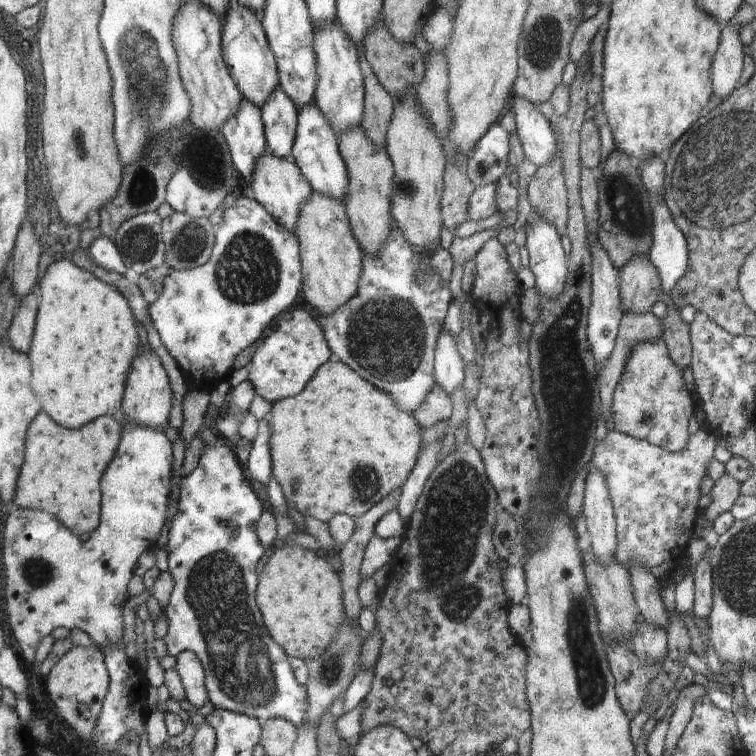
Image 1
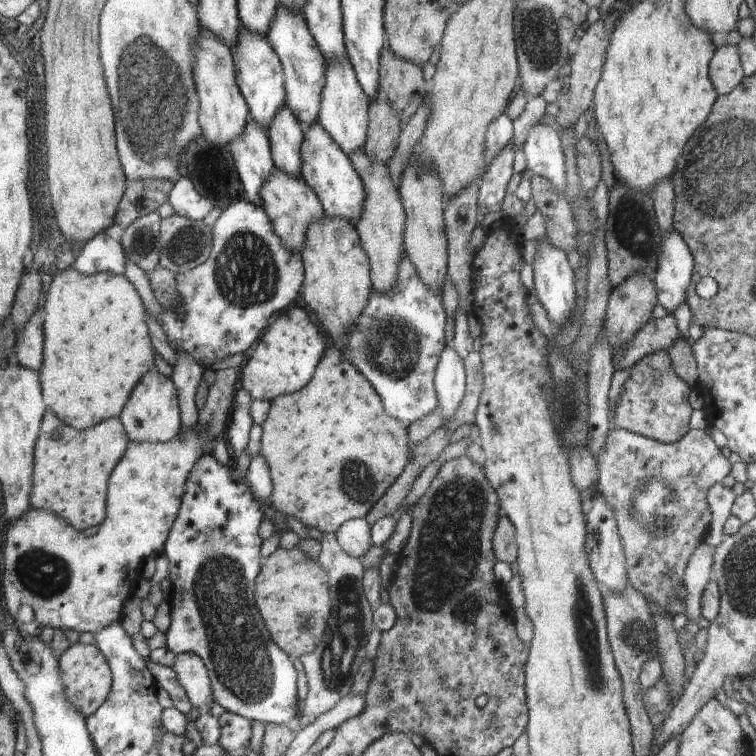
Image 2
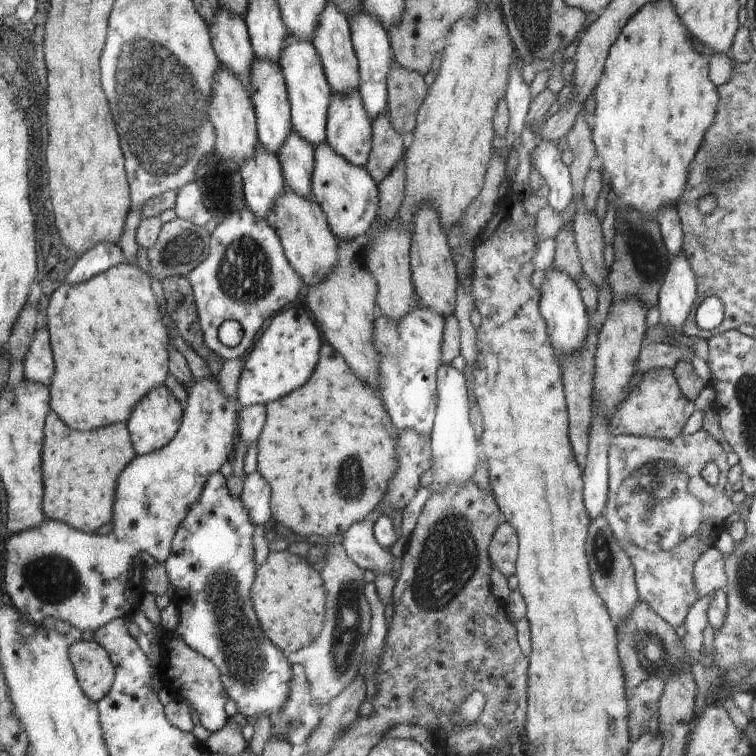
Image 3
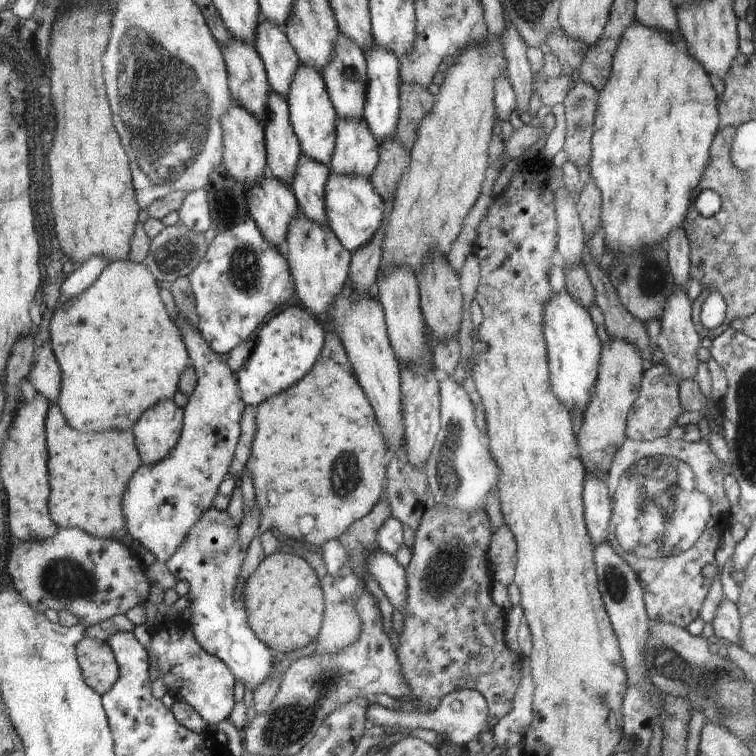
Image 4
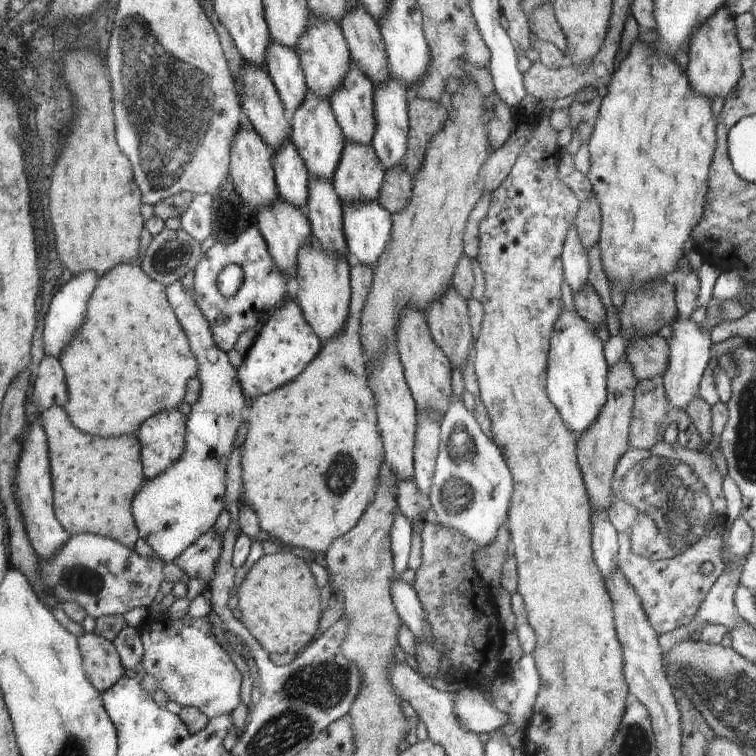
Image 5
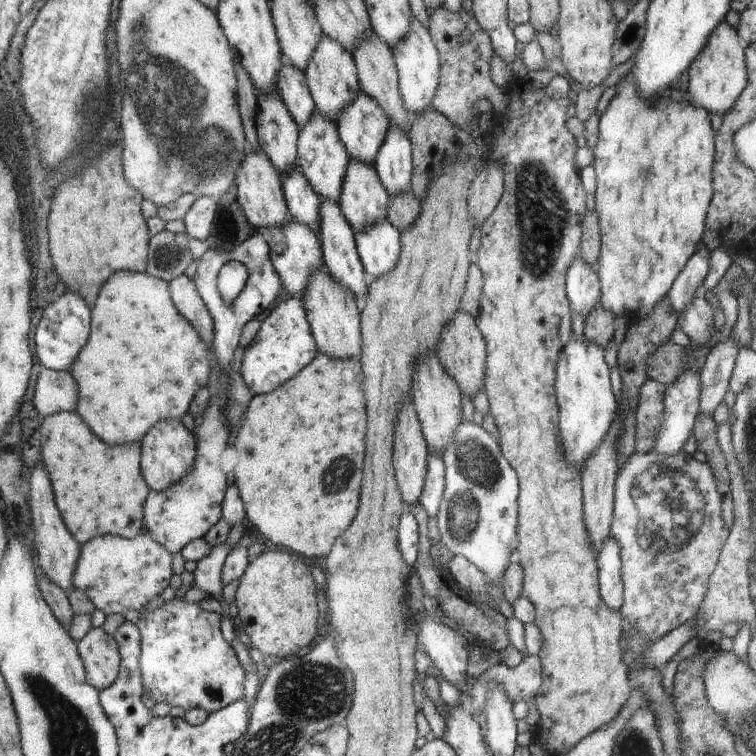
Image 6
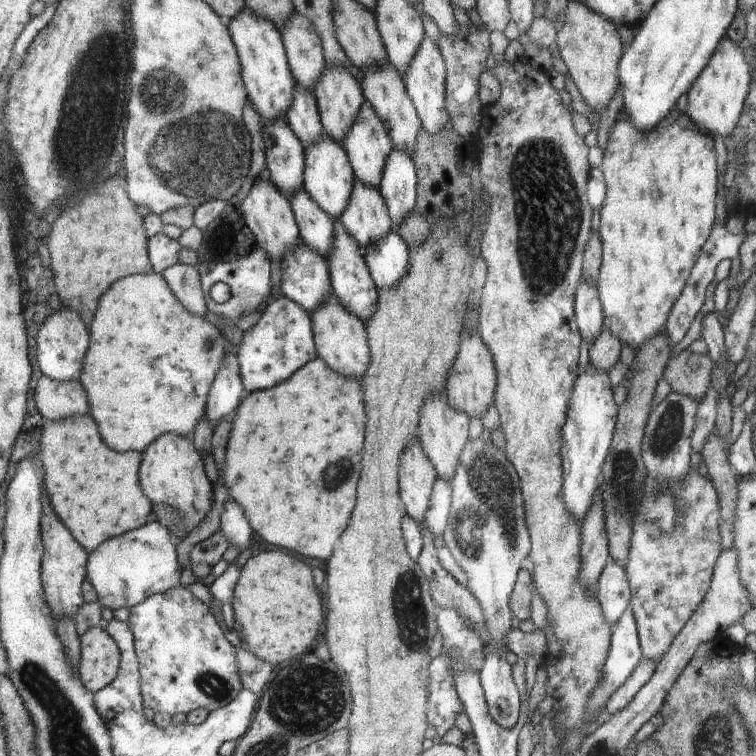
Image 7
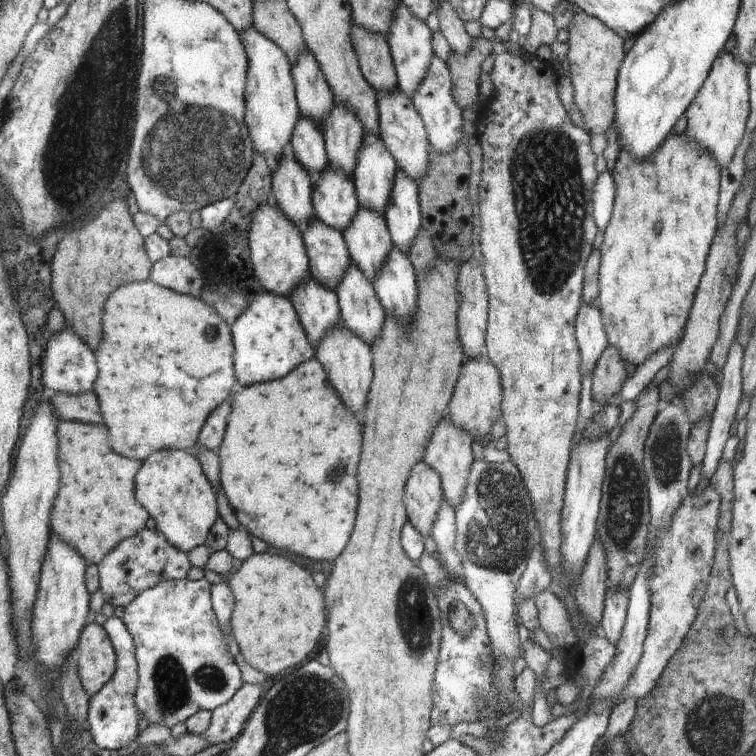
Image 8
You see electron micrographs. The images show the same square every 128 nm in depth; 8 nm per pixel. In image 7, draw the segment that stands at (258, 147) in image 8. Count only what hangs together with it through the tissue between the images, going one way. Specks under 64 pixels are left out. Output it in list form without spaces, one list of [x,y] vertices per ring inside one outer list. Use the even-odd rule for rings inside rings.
[[[247,5],[238,16],[230,18],[227,23],[231,35],[236,36],[236,44],[240,44],[239,60],[244,60],[244,80],[248,80],[247,100],[252,102],[263,122],[286,119],[285,115],[295,92],[295,77],[291,73],[282,32],[272,20],[252,12]]]

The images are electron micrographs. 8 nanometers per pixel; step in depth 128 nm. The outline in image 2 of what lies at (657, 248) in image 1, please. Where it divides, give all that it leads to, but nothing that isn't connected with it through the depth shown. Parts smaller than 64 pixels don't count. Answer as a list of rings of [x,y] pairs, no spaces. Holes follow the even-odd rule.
[[[674,228],[663,232],[660,244],[659,268],[653,276],[658,290],[659,305],[670,315],[690,293],[694,261],[684,238]]]

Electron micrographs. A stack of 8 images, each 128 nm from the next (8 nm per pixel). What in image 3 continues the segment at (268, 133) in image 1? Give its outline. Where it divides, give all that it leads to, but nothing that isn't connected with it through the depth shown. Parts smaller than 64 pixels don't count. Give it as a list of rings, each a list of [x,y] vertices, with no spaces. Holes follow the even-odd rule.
[[[293,131],[290,132],[284,147],[280,148],[277,155],[283,167],[286,186],[304,198],[312,198],[312,172],[315,172],[314,152],[314,147]]]

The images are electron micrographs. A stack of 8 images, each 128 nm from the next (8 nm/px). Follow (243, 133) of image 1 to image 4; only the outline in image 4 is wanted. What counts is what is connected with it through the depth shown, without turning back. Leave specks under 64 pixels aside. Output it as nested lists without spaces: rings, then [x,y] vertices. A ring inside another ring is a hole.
[[[265,174],[262,184],[246,190],[250,218],[259,225],[268,242],[280,248],[286,246],[289,227],[298,217],[297,198],[291,188]]]

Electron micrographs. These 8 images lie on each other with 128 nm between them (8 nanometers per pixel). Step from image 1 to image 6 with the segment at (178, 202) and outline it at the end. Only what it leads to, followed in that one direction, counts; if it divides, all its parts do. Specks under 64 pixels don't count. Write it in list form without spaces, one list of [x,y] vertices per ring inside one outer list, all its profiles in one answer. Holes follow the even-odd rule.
[[[196,197],[195,204],[184,216],[185,232],[189,237],[205,241],[216,212],[215,197]]]

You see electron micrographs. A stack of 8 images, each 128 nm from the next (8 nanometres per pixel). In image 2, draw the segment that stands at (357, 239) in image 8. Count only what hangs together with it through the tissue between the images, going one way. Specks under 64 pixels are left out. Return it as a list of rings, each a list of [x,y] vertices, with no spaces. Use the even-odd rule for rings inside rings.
[[[346,55],[326,60],[327,82],[324,84],[323,102],[320,104],[319,122],[332,140],[347,154],[360,150],[367,140],[370,123],[370,98],[359,83],[355,69]]]

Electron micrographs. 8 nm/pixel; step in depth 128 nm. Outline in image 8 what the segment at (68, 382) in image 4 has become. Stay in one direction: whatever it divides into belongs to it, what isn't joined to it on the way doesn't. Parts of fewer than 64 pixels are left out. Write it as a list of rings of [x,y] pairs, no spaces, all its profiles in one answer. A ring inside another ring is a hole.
[[[148,278],[126,284],[118,288],[116,296],[110,296],[104,308],[103,329],[103,340],[93,351],[98,376],[92,392],[99,400],[111,447],[120,456],[140,461],[168,448],[191,451],[208,416],[236,388],[234,337],[227,321],[201,298],[164,288]]]

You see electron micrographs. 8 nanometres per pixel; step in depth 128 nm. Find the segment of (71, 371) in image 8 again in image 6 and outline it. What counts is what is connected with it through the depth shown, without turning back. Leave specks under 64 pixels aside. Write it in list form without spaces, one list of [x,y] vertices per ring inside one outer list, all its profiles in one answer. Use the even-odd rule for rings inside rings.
[[[66,292],[60,294],[50,303],[42,313],[36,332],[33,334],[33,343],[36,344],[36,356],[41,366],[50,370],[70,371],[78,353],[88,342],[91,330],[91,307],[84,304],[76,294]]]

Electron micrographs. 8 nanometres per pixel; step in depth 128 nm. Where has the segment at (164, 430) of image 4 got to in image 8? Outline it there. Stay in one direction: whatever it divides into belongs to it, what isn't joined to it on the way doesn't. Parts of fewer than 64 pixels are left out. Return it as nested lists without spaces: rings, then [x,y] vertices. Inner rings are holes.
[[[176,448],[158,450],[144,460],[140,476],[135,477],[136,500],[144,504],[143,507],[156,522],[156,530],[162,533],[170,546],[188,553],[204,544],[210,528],[218,518],[218,512],[210,481],[192,451]]]

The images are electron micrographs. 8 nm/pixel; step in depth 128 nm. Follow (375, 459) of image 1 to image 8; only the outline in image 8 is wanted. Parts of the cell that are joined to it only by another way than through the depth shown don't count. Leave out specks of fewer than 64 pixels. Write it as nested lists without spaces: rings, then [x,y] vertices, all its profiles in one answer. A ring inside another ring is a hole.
[[[317,358],[307,360],[306,363],[299,364],[290,374],[284,376],[283,379],[262,382],[262,384],[250,384],[250,386],[240,387],[240,392],[234,390],[232,396],[232,412],[228,416],[228,422],[224,434],[224,438],[220,443],[217,455],[220,458],[220,485],[230,506],[234,509],[237,522],[241,526],[245,526],[250,535],[264,540],[266,544],[290,552],[290,554],[298,554],[298,556],[312,556],[312,560],[318,562],[334,562],[340,552],[346,548],[348,538],[352,534],[355,526],[356,512],[358,511],[358,482],[356,482],[356,466],[358,466],[358,458],[360,458],[360,448],[363,448],[363,423],[359,419],[359,414],[348,410],[344,406],[344,400],[340,400],[340,396],[336,394],[336,390],[332,388],[331,381],[327,376],[323,363]]]

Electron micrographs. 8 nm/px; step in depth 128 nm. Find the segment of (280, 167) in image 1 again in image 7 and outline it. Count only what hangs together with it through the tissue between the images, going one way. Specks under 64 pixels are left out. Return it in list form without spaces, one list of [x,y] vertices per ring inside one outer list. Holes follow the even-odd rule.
[[[336,296],[324,300],[324,304],[311,315],[314,322],[316,348],[322,359],[334,372],[340,372],[346,378],[362,379],[371,360],[370,342],[367,340],[366,326],[358,316],[348,312]]]

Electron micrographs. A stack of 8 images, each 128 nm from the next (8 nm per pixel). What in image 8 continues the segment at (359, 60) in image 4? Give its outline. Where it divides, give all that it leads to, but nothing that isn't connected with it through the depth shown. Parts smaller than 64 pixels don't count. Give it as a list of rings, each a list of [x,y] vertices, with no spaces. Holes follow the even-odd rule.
[[[364,132],[364,156],[360,156],[360,172],[352,172],[359,203],[378,214],[384,214],[390,202],[397,164],[379,134]]]

